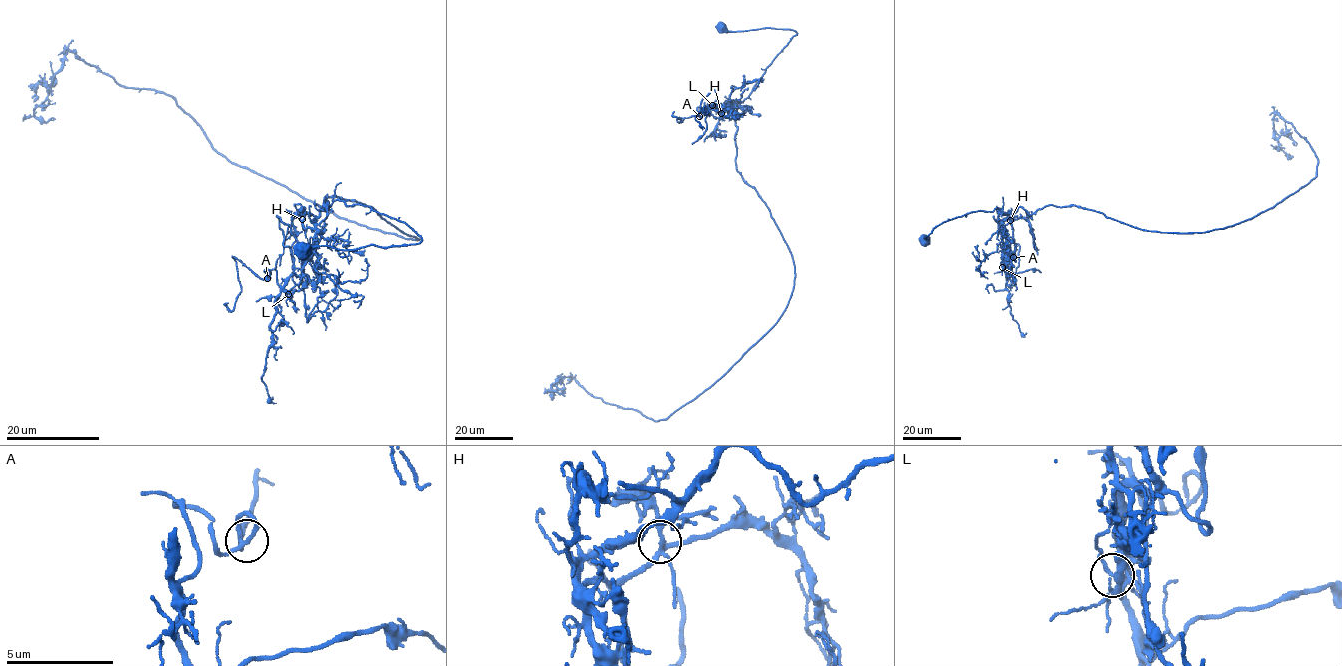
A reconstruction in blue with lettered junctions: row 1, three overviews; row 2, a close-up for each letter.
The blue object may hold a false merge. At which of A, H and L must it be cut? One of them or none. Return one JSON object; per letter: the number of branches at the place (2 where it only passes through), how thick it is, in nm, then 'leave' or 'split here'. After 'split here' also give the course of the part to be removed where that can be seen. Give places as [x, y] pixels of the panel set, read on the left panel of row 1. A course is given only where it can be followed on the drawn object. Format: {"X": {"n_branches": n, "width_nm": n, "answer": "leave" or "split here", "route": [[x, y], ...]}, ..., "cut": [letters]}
{"A": {"n_branches": 4, "width_nm": 190, "answer": "leave"}, "H": {"n_branches": 4, "width_nm": 240, "answer": "leave"}, "L": {"n_branches": 5, "width_nm": 200, "answer": "split here", "route": [[288, 293], [287, 298], [292, 290], [303, 291], [308, 321], [336, 296], [336, 277], [314, 270], [324, 227]]}, "cut": ["L"]}

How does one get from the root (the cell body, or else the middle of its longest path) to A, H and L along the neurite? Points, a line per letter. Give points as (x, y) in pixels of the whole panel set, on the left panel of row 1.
A: (303, 249), (422, 238), (369, 206), (336, 199), (316, 225), (306, 264), (282, 285), (274, 269), (267, 277)
H: (303, 249), (407, 246), (422, 238), (403, 222), (337, 199), (312, 227), (304, 227), (302, 219)
L: (303, 249), (407, 246), (422, 238), (369, 206), (336, 199), (316, 225), (311, 256), (288, 293)

